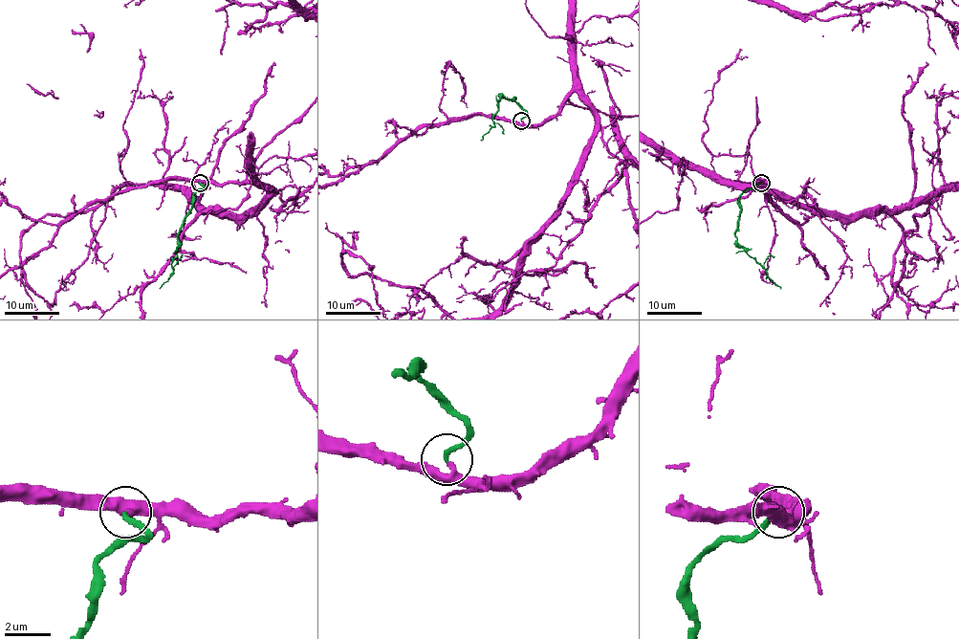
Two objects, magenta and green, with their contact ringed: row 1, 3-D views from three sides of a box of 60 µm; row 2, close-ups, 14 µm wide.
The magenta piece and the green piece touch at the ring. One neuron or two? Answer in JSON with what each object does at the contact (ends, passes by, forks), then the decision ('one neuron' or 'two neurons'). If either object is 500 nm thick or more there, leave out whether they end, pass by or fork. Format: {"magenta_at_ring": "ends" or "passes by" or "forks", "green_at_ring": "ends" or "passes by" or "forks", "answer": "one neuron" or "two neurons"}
{"magenta_at_ring": "passes by", "green_at_ring": "ends", "answer": "one neuron"}

